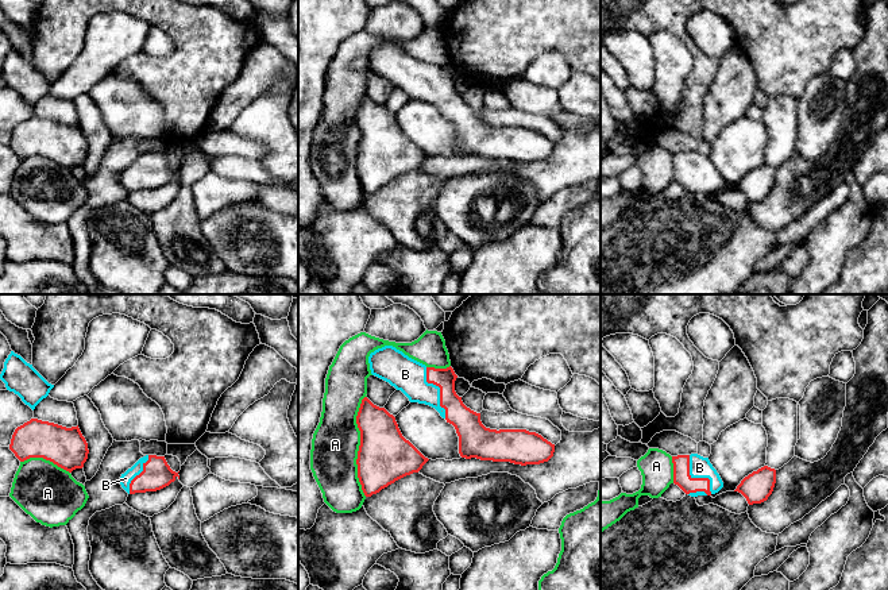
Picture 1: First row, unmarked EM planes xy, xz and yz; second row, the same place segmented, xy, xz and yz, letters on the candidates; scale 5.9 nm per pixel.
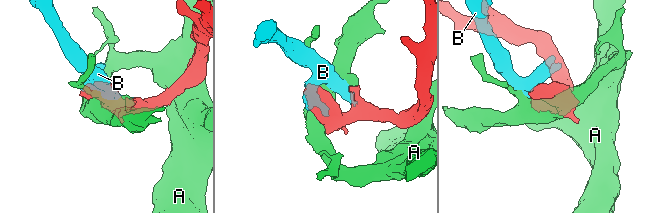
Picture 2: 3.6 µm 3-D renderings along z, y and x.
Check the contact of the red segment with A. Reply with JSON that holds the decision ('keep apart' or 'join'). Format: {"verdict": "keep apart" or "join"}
{"verdict": "keep apart"}

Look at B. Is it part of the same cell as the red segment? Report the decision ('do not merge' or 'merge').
merge

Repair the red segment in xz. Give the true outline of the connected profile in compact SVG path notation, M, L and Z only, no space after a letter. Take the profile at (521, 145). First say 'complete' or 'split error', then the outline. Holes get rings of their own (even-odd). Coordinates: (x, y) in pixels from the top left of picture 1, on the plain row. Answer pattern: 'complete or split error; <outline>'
split error; M393 43L375 47L368 54L371 72L401 88L410 100L425 101L435 105L447 120L452 122L459 134L459 151L462 155L480 158L510 159L514 162L540 162L548 159L555 150L555 142L536 130L526 127L490 127L480 119L480 111L467 105L455 89L457 73L449 63L447 66L426 65L409 55Z

